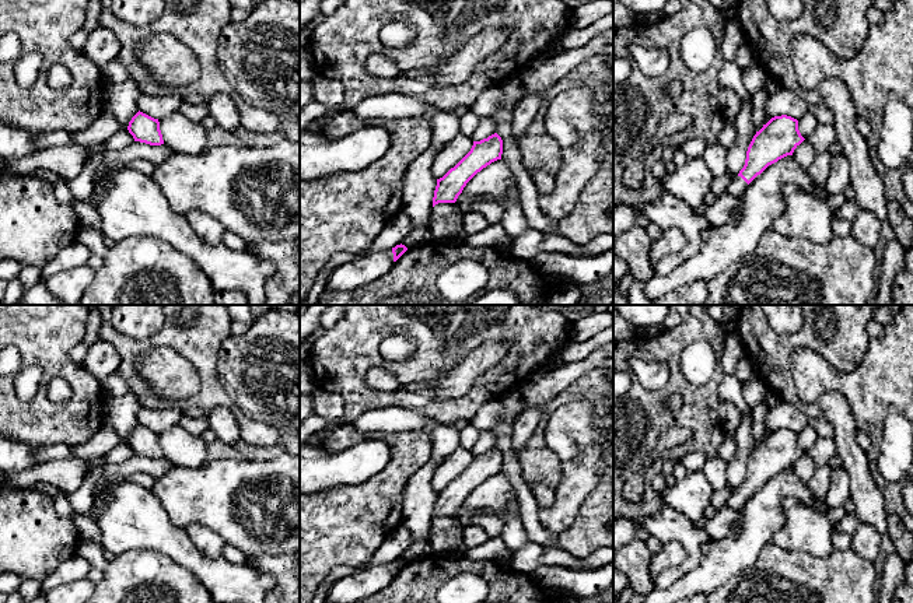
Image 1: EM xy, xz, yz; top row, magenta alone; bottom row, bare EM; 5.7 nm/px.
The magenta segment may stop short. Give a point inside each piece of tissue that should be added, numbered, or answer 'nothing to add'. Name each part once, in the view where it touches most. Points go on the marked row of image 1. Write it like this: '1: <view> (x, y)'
1: yz (737, 186)

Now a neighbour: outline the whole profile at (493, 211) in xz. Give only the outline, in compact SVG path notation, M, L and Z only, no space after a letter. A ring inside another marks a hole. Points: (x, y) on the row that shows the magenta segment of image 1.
M459 194L455 201L465 213L480 213L489 225L499 225L504 214L504 206L486 199L485 196L464 196Z

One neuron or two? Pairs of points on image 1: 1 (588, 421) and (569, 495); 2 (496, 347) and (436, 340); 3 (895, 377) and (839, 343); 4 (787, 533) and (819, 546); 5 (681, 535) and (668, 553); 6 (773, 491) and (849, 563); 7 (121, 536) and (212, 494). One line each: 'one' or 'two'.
1: one
2: two
3: two
4: one
5: two
6: two
7: two

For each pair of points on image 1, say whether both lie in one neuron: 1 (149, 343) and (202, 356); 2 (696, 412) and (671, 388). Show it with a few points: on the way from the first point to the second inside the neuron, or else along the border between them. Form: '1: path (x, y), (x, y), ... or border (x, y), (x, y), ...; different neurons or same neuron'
1: path (161, 340), (186, 340), (189, 343); same neuron
2: path (695, 403), (679, 388); same neuron

